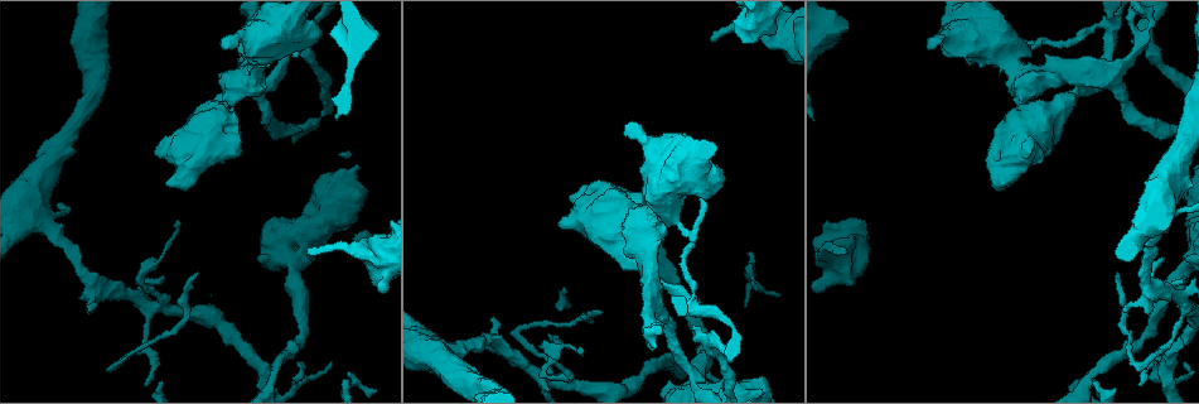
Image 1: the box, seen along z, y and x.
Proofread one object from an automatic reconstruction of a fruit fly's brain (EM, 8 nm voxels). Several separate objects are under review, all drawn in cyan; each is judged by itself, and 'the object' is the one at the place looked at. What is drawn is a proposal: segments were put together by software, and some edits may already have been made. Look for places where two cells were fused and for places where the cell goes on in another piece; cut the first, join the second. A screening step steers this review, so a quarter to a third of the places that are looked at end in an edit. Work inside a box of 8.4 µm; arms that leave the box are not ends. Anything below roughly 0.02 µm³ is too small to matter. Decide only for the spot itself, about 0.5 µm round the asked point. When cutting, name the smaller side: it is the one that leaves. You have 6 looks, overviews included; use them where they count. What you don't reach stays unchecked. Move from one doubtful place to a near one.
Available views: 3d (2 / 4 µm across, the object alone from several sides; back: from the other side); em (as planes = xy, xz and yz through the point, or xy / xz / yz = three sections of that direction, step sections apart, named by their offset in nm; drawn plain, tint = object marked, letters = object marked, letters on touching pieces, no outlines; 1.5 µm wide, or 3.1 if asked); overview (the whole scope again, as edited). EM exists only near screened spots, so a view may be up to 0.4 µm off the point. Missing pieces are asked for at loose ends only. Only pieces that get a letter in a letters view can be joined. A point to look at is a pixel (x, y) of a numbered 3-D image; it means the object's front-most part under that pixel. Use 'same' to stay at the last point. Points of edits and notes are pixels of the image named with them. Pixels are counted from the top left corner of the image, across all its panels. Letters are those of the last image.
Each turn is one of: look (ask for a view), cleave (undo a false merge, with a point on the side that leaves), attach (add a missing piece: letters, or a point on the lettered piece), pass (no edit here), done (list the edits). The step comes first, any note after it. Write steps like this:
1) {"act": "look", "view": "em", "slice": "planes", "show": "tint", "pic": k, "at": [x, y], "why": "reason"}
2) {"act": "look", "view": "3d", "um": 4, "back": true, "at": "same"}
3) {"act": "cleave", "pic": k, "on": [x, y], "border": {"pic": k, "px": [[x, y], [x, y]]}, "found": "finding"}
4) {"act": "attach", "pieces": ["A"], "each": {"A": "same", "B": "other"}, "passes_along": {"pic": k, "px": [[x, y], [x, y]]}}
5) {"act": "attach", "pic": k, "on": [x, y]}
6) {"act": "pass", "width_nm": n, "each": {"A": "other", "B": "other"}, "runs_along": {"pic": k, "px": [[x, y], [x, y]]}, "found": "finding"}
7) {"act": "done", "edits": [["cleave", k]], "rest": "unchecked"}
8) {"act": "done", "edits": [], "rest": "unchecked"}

{"act": "look", "view": "3d", "um": 2, "pic": 1, "at": [163, 276], "why": "free end"}

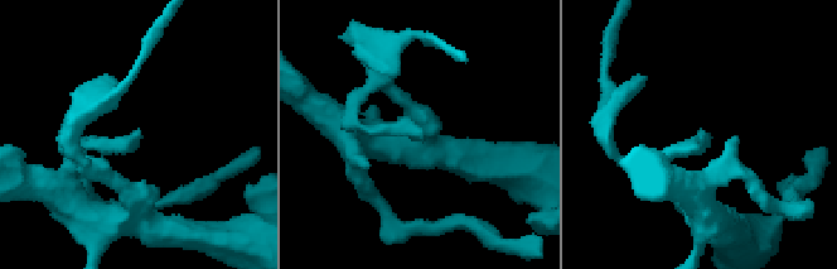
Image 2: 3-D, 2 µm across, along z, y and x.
{"act": "look", "view": "em", "slice": "planes", "show": "letters", "pic": 2, "at": [703, 133], "why": "now the EM"}

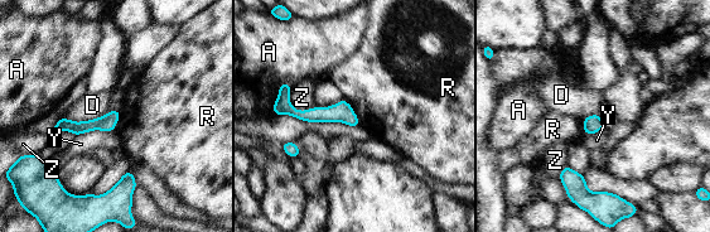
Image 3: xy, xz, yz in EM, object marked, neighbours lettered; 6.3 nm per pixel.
{"act": "pass", "width_nm": 110, "each": {"A": "other", "D": "other", "R": "other", "Y": "other", "Z": "other"}, "border": {"pic": 3, "px": [[110, 110], [80, 121], [61, 117]]}, "found": "no lettered piece goes on from it"}

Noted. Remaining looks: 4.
{"act": "look", "view": "3d", "um": 2, "pic": 1, "at": [1112, 24], "why": "thin neck"}

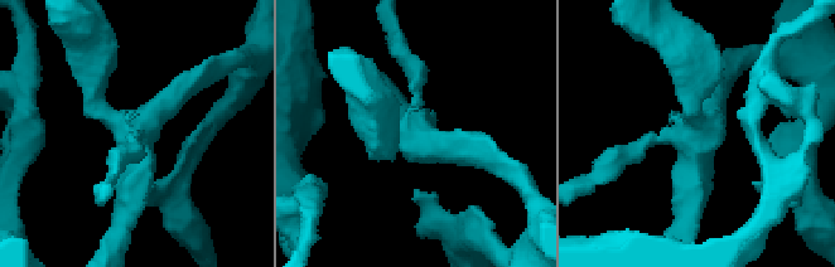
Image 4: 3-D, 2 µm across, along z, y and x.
{"act": "look", "view": "em", "slice": "planes", "show": "letters", "pic": 4, "at": [422, 136], "why": "shape alone is not enough"}

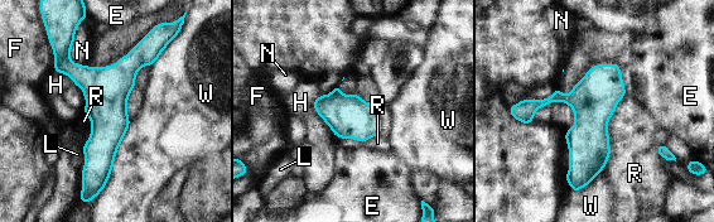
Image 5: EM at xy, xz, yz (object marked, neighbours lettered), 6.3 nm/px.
{"act": "pass", "each": {"E": "other", "F": "other", "H": "other", "L": "other", "N": "other", "R": "other", "W": "other"}, "border": {"pic": 5, "px": [[626, 93], [608, 120], [603, 168]]}, "found": "continuous, no second cell"}

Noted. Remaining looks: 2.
{"act": "look", "view": "em", "slice": "yz", "step": 4, "show": "letters", "pic": 1, "at": [713, 38], "why": "branch stops here"}

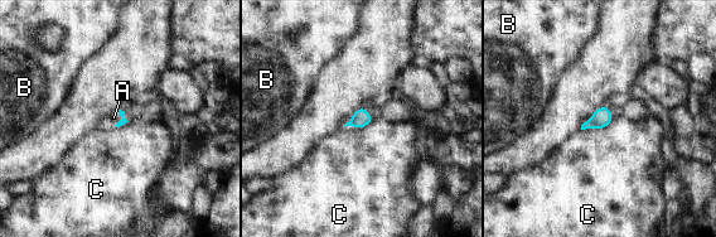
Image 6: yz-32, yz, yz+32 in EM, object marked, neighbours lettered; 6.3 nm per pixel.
{"act": "attach", "pieces": ["A"], "each": {"A": "same", "B": "other", "C": "other"}, "passes_along": {"pic": 6, "px": [[122, 121], [121, 116], [114, 117]]}, "found": "it goes on there"}

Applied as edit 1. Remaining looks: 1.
{"act": "done", "edits": [["attach", 6]], "rest": "unchecked"}

